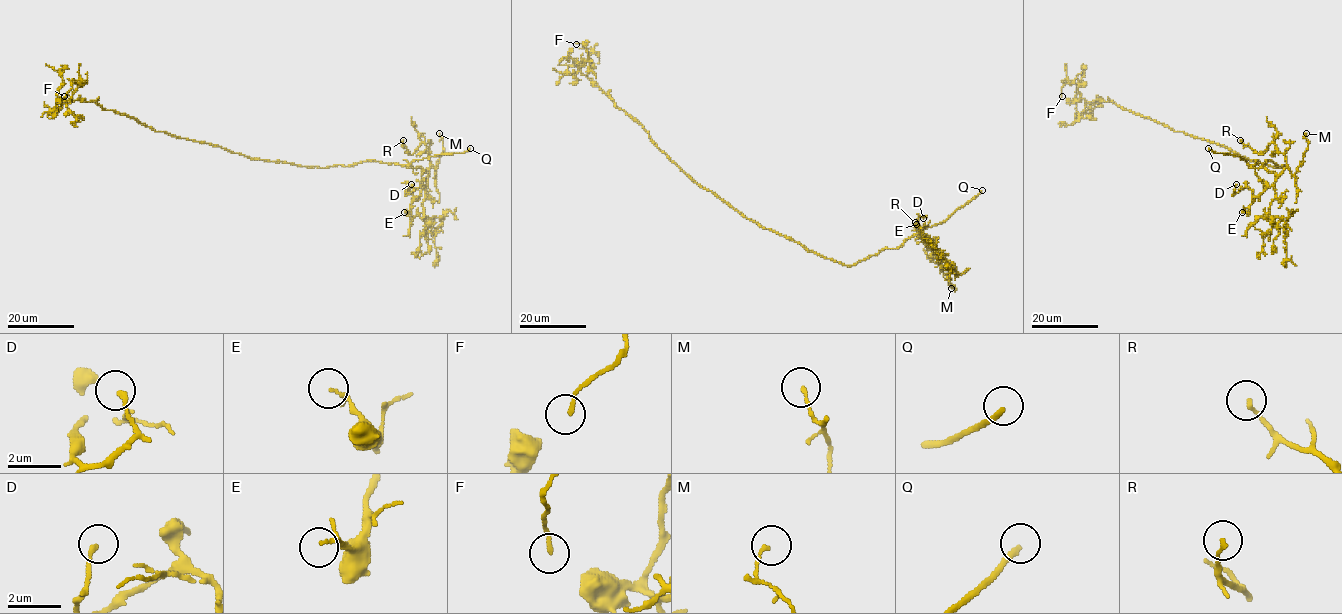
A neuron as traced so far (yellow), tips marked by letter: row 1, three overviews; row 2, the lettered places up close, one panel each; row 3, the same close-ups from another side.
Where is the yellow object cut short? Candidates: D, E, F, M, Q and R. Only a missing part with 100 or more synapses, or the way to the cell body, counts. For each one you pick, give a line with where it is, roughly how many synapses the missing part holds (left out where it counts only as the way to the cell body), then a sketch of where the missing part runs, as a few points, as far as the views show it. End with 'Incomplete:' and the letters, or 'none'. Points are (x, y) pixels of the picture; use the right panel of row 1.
Q: place (1208, 148); course (1208, 148), (1169, 145), (1163, 140), (1175, 128), (1177, 114), (1186, 119), (1195, 135)
Incomplete: Q

